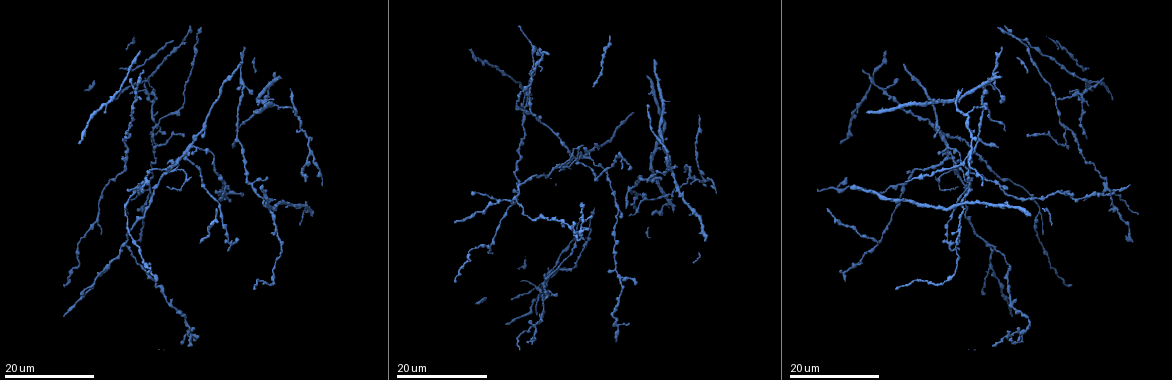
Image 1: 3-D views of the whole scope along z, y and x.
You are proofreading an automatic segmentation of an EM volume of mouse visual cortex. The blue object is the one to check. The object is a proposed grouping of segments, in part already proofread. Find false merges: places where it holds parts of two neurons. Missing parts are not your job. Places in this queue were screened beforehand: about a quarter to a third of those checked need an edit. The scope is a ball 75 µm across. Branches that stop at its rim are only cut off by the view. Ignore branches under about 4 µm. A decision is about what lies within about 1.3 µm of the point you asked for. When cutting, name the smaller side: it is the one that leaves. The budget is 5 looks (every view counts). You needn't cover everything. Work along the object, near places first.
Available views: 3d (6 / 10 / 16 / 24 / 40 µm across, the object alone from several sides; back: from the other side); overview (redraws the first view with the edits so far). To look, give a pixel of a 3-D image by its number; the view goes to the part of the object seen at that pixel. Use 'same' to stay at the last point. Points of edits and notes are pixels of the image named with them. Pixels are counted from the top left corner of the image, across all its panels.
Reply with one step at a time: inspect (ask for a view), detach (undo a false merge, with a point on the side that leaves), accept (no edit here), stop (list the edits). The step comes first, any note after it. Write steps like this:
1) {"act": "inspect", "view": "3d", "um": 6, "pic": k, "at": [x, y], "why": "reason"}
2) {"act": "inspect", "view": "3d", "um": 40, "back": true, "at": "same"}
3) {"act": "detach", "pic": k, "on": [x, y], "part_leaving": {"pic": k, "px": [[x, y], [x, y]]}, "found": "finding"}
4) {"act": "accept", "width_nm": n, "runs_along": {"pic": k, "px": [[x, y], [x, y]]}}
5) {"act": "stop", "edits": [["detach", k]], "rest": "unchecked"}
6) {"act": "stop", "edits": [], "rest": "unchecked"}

{"act": "inspect", "view": "3d", "um": 24, "pic": 1, "at": [165, 172], "why": "a fork"}

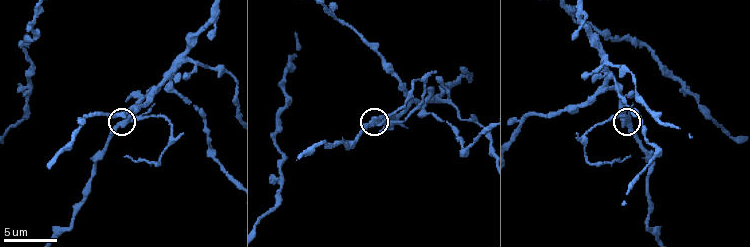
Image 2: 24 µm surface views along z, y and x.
{"act": "inspect", "view": "3d", "um": 6, "pic": 2, "at": [124, 122]}

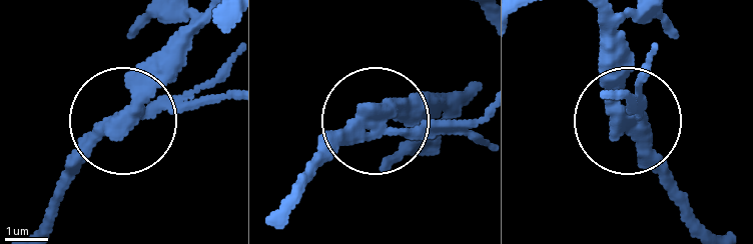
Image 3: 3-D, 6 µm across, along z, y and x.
{"act": "detach", "pic": 3, "on": [164, 102], "width_nm": 340, "found": "a second neuron is stuck on"}

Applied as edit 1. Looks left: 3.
{"act": "inspect", "view": "3d", "um": 16, "pic": 1, "at": [149, 96], "why": "four or more arms meet"}

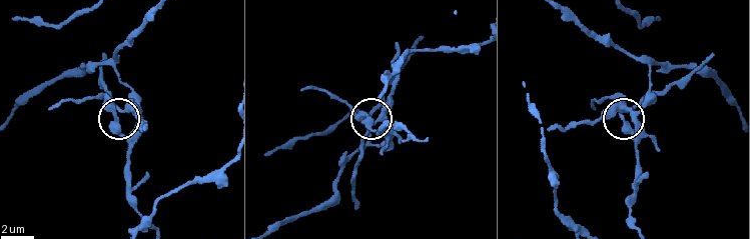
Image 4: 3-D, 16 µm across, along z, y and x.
{"act": "inspect", "view": "3d", "um": 10, "pic": 4, "at": [374, 120], "why": "zoom in"}

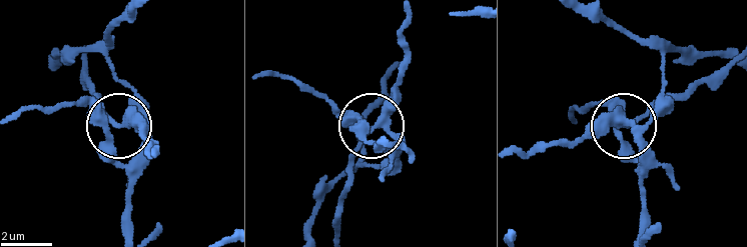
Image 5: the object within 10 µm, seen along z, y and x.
{"act": "accept", "found": "continuous, no second neuron"}

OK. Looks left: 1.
{"act": "stop", "edits": [["detach", 3]], "rest": "unchecked"}

